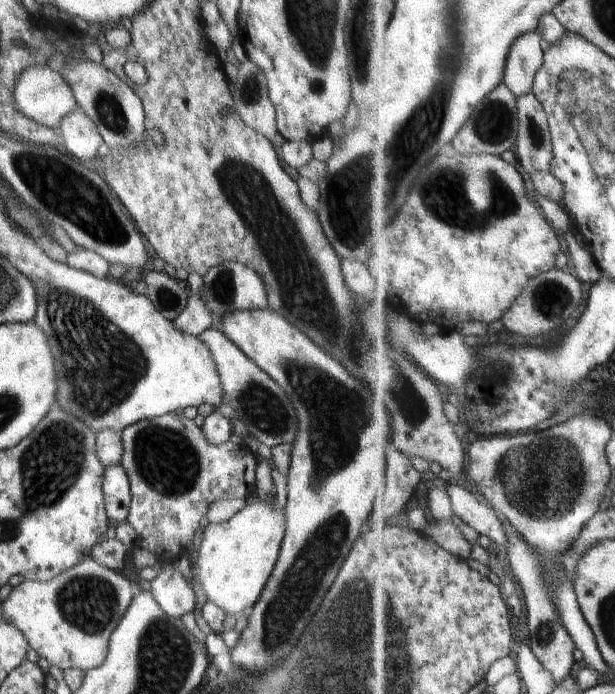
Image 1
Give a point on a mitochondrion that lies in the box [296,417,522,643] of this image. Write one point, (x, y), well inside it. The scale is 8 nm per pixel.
(451, 533)

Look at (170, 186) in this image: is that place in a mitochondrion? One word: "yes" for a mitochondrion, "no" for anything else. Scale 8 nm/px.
no

